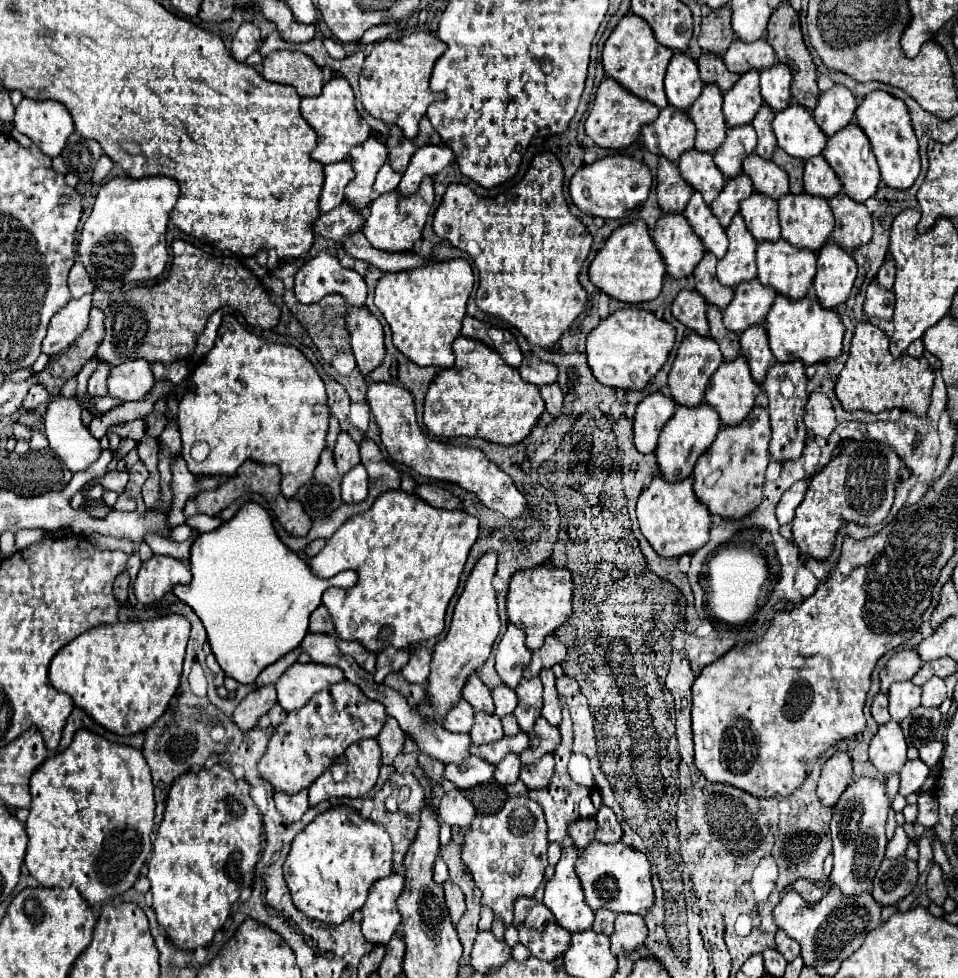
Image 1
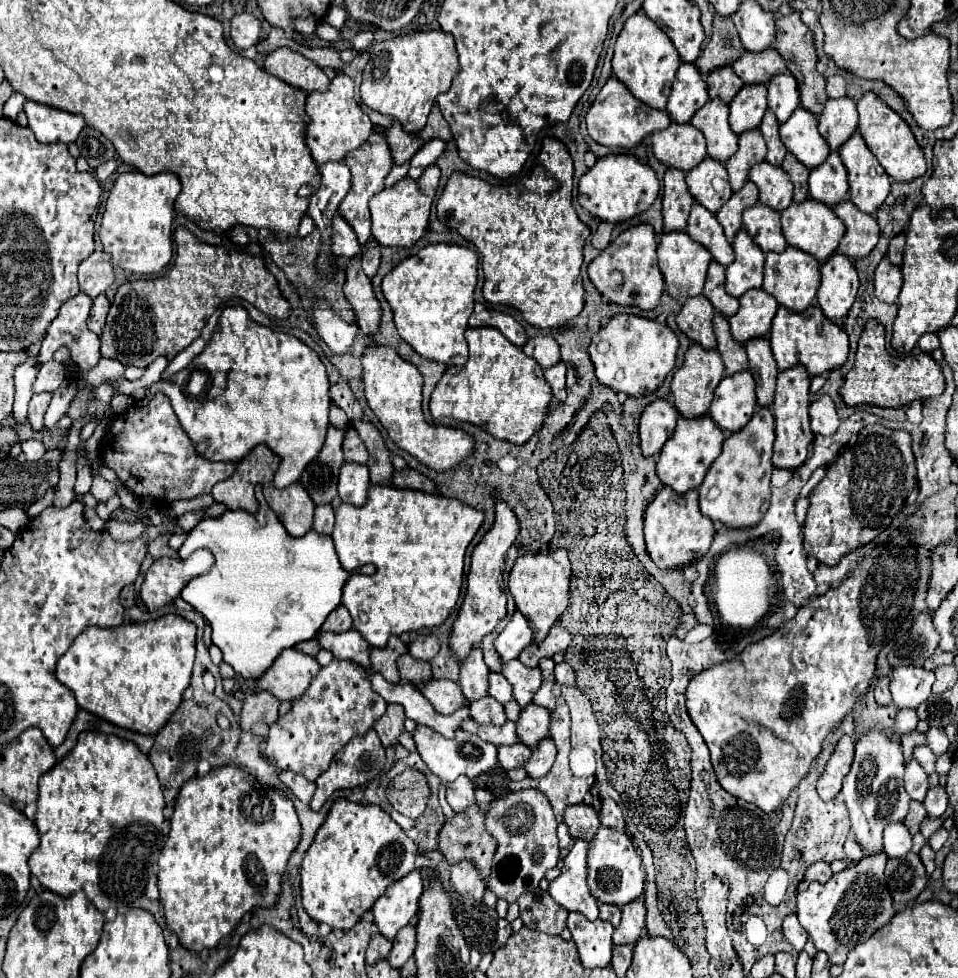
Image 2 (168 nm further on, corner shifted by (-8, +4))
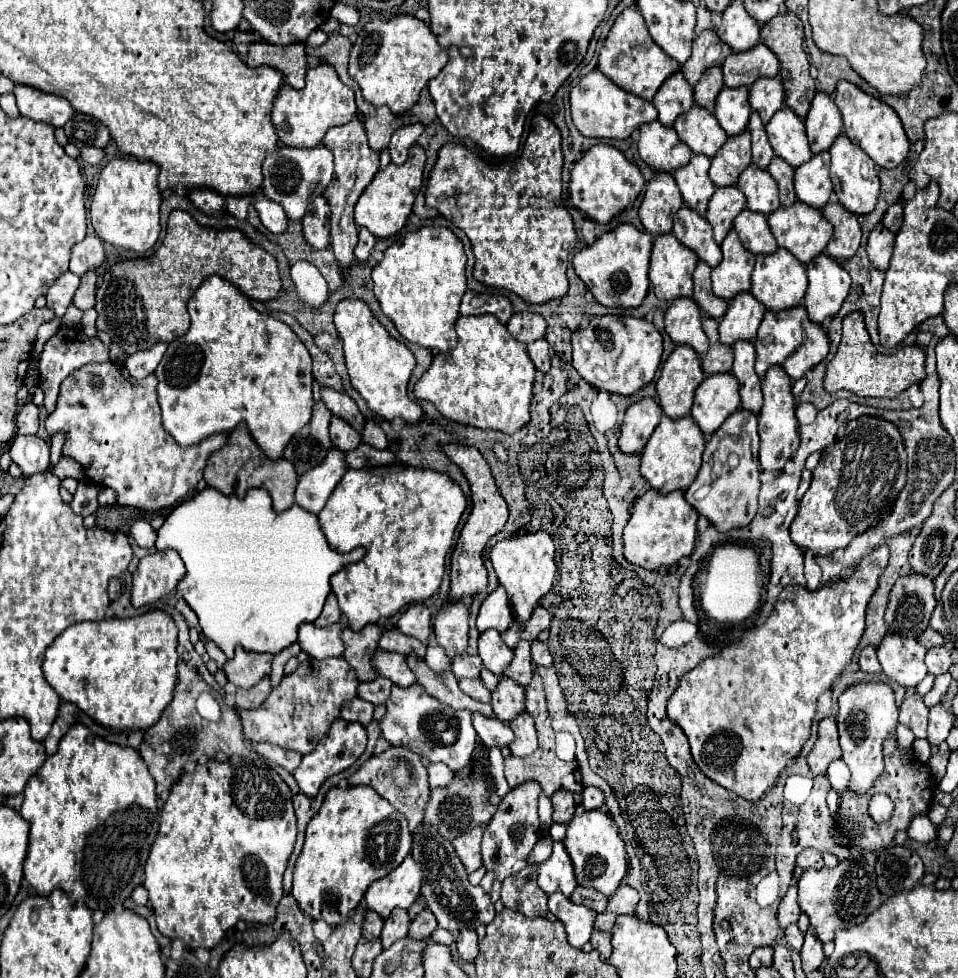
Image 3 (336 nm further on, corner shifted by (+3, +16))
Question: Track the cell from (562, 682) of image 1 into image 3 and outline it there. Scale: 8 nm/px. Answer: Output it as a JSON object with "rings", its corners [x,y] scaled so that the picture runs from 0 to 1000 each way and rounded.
{"rings":[[[564,654],[555,656],[555,675],[562,681],[576,681],[576,671],[574,671],[572,661],[568,656],[564,656]]]}

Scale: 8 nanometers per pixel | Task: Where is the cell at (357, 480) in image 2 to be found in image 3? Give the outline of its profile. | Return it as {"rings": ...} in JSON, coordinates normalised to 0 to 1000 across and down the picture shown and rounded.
{"rings":[[[347,458],[338,472],[332,474],[332,479],[324,479],[324,483],[317,483],[311,489],[311,497],[307,503],[309,515],[313,515],[317,521],[326,526],[332,526],[338,519],[351,495],[355,493],[355,489],[359,487],[359,483],[361,474],[357,462]]]}

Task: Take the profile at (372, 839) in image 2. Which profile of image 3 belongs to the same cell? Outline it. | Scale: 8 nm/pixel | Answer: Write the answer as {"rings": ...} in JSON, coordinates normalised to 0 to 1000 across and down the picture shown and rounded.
{"rings":[[[386,804],[344,806],[334,830],[319,847],[317,867],[307,885],[305,916],[328,941],[353,947],[380,918],[382,906],[401,898],[428,873],[430,855],[424,836]]]}

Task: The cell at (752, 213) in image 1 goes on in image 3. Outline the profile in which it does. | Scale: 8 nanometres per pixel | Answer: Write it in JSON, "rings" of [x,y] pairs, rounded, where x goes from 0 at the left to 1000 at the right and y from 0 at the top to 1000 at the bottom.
{"rings":[[[781,213],[775,215],[766,225],[766,235],[770,237],[777,254],[781,254],[781,258],[785,258],[787,262],[806,260],[812,256],[812,249],[802,233],[800,221],[791,217],[785,217]]]}

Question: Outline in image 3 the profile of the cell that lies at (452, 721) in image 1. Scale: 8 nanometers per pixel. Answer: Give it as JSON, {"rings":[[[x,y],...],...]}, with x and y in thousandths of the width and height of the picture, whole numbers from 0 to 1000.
{"rings":[[[392,665],[388,679],[390,679],[390,683],[395,683],[397,691],[409,695],[409,699],[413,699],[413,701],[428,701],[434,697],[432,687],[424,679],[424,671],[415,669],[415,667]]]}

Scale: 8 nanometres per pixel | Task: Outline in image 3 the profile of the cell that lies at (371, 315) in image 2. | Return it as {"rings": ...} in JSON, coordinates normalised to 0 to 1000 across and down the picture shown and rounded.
{"rings":[[[370,121],[359,129],[349,129],[340,135],[336,147],[349,157],[349,182],[347,186],[340,190],[340,196],[336,196],[336,200],[342,204],[344,213],[347,213],[347,223],[344,223],[344,252],[351,260],[351,266],[355,270],[355,274],[359,278],[363,278],[367,266],[370,266],[370,252],[374,245],[374,231],[370,227],[370,211],[376,202],[376,198],[380,196],[380,192],[388,186],[388,182],[395,176],[395,155],[384,151],[384,143],[382,143],[382,135],[380,135],[380,127]]]}

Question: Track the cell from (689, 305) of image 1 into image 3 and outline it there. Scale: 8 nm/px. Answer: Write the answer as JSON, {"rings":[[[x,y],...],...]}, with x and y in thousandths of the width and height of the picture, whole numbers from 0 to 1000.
{"rings":[[[706,305],[699,309],[693,323],[695,339],[704,352],[716,352],[735,364],[739,358],[739,346],[733,337],[733,321],[722,305]]]}

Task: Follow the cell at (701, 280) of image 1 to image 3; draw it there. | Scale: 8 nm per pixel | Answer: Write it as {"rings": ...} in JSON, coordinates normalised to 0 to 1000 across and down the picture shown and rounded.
{"rings":[[[729,268],[727,278],[724,278],[724,309],[729,309],[731,317],[735,323],[741,325],[754,325],[760,317],[760,309],[745,303],[743,290],[741,290],[741,278],[743,274],[737,268]]]}

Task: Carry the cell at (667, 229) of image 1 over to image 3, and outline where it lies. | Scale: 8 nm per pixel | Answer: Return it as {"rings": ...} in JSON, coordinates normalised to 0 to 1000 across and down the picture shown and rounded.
{"rings":[[[693,239],[683,245],[676,284],[681,297],[689,307],[704,307],[722,303],[722,280],[729,262],[712,252],[704,239]]]}

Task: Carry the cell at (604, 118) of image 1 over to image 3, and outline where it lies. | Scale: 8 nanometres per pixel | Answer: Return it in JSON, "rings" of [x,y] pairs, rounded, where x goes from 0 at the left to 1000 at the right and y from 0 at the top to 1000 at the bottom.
{"rings":[[[618,72],[616,76],[605,80],[605,84],[595,94],[595,108],[597,108],[599,129],[610,139],[618,139],[618,141],[651,143],[670,127],[683,125],[687,121],[687,115],[681,108],[681,104],[674,104],[662,96],[651,94],[626,72]]]}

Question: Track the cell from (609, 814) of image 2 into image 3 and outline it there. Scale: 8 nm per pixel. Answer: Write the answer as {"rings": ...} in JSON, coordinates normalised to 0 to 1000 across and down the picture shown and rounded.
{"rings":[[[614,804],[608,808],[608,826],[610,828],[624,828],[630,826],[630,812],[626,806]]]}

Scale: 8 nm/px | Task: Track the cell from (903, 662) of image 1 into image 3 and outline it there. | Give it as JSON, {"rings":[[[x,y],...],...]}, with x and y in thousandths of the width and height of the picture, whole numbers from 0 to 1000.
{"rings":[[[958,585],[939,589],[929,605],[925,622],[925,628],[933,628],[931,634],[927,634],[927,642],[956,652],[969,642],[975,620],[975,593],[971,593],[971,589]]]}

